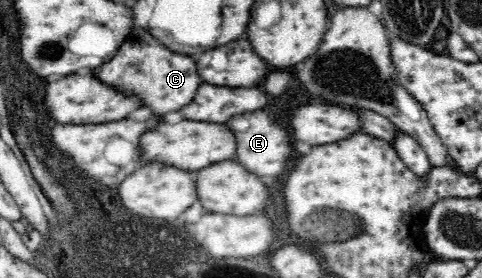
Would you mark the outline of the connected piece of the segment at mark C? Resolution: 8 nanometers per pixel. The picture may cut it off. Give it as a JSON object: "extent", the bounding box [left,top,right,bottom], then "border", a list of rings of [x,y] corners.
{"extent":[95,26,201,116],"border":[[[136,26],[129,30],[129,35],[119,46],[111,62],[101,64],[95,72],[103,85],[121,90],[123,94],[135,94],[143,106],[148,106],[153,115],[164,116],[169,112],[181,110],[193,102],[195,92],[201,84],[201,78],[195,68],[195,60],[189,55],[173,52],[145,30]]]}

